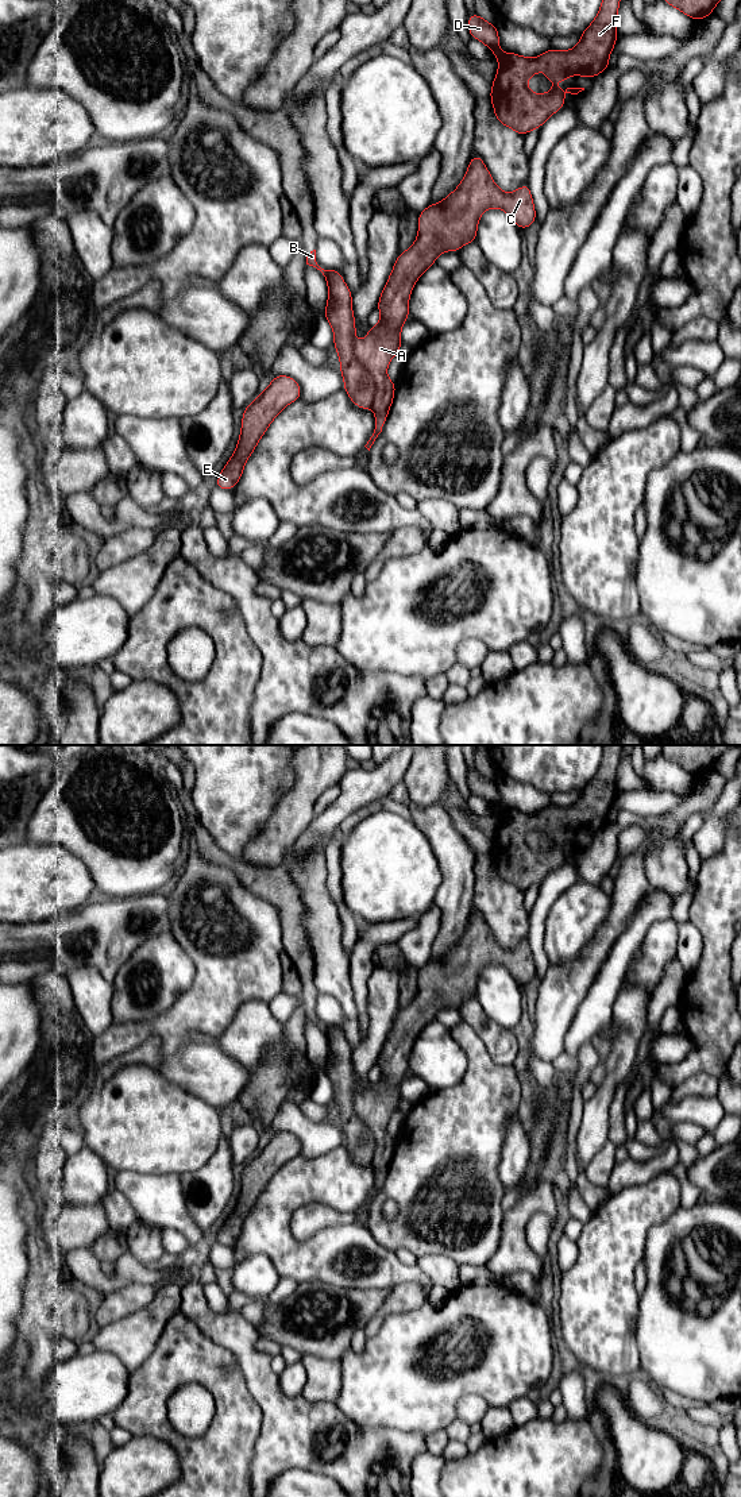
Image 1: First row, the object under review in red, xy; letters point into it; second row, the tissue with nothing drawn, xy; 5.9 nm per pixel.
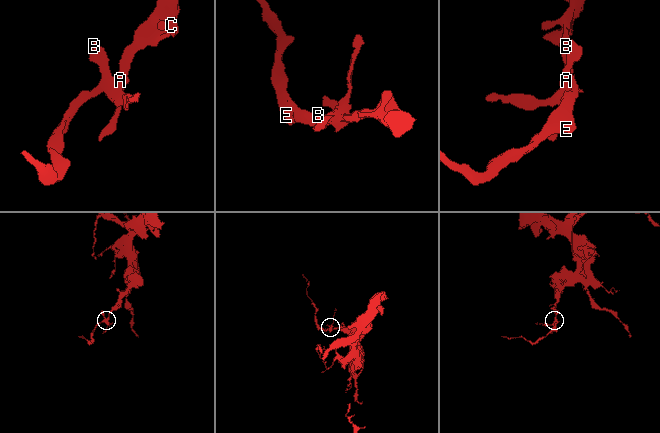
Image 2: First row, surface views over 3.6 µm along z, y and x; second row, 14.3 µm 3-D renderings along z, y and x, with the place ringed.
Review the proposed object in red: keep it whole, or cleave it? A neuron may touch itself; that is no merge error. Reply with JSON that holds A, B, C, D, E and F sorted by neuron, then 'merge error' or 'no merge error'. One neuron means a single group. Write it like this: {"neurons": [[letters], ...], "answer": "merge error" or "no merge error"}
{"neurons": [["A", "C", "D", "E", "F"], ["B"]], "answer": "merge error"}

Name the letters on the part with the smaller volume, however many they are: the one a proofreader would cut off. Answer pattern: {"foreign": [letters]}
{"foreign": ["B"]}

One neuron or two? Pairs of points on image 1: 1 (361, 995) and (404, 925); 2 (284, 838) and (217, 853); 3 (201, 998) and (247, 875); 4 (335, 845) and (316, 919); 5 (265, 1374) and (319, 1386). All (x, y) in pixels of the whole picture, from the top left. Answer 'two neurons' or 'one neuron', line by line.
1: one neuron
2: two neurons
3: two neurons
4: two neurons
5: two neurons

